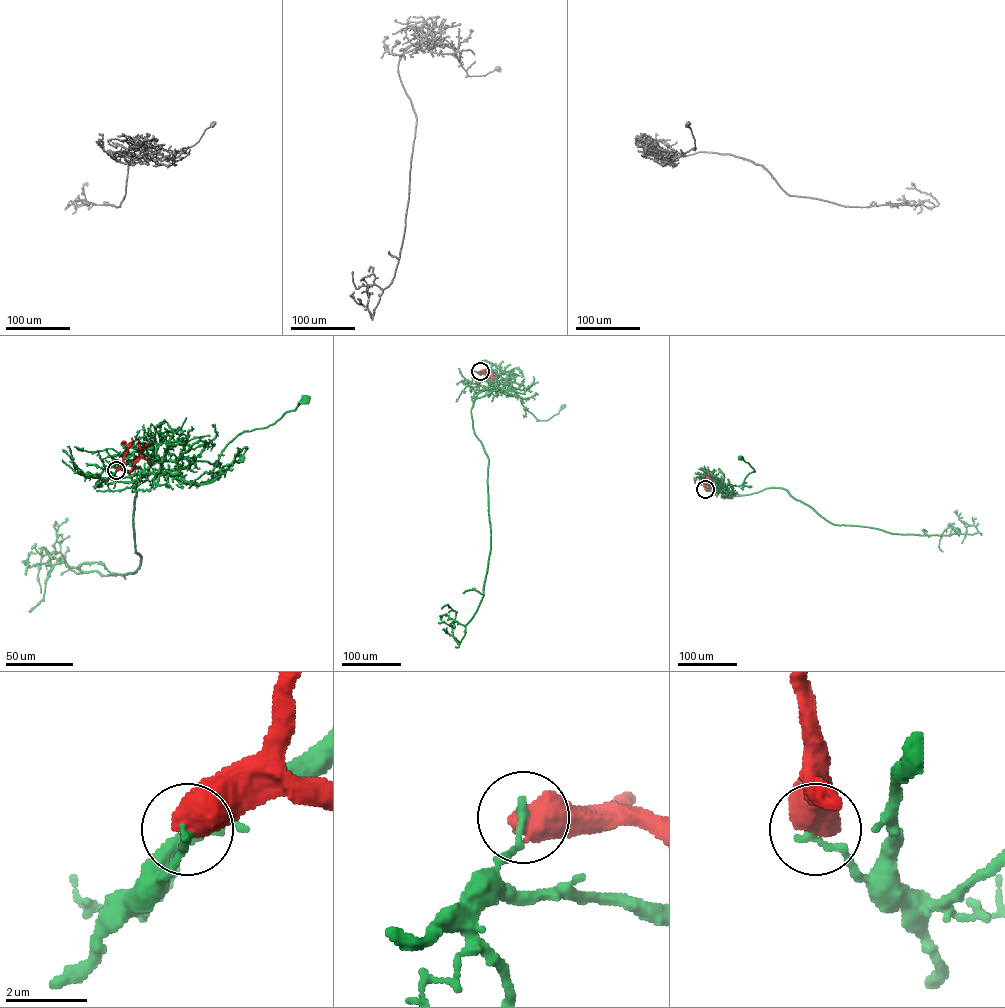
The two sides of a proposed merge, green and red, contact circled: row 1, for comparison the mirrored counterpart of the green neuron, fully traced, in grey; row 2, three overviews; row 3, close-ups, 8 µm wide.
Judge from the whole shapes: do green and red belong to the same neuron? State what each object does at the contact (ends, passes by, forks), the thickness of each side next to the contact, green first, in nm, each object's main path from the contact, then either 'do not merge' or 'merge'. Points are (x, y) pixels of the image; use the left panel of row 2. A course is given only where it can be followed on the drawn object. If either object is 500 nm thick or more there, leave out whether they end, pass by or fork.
190/850 nm | green via (116, 471), (136, 452), (148, 457), (151, 472), (195, 461), (214, 463), (238, 434), (272, 424), (305, 399) | red via (116, 470), (131, 470), (138, 460), (139, 449), (149, 445) | do not merge

